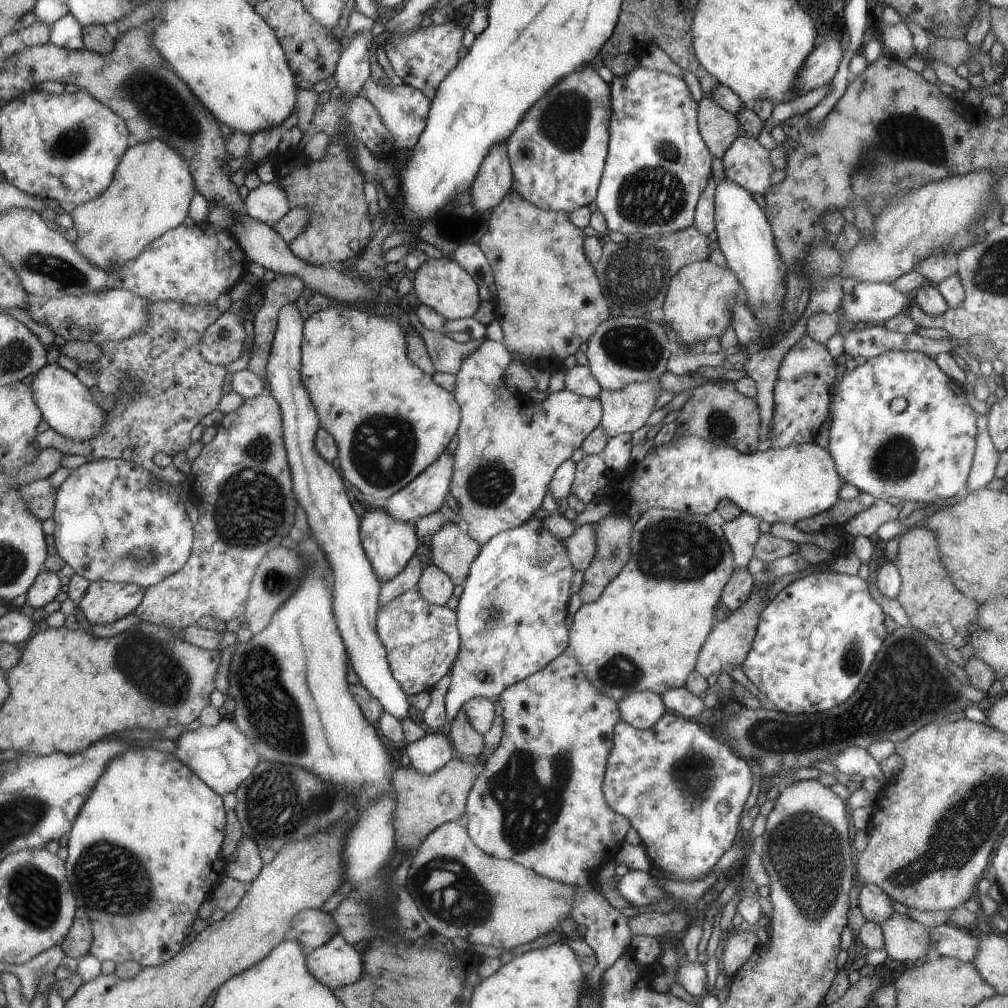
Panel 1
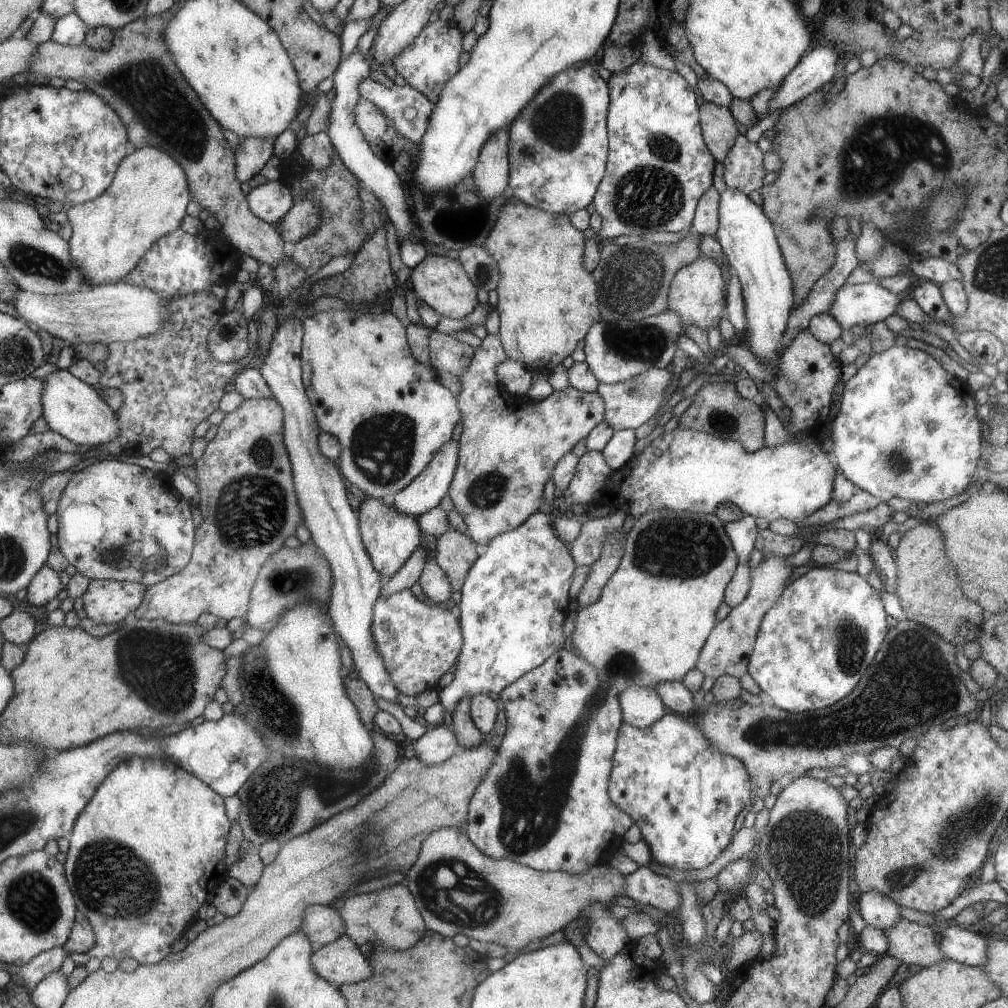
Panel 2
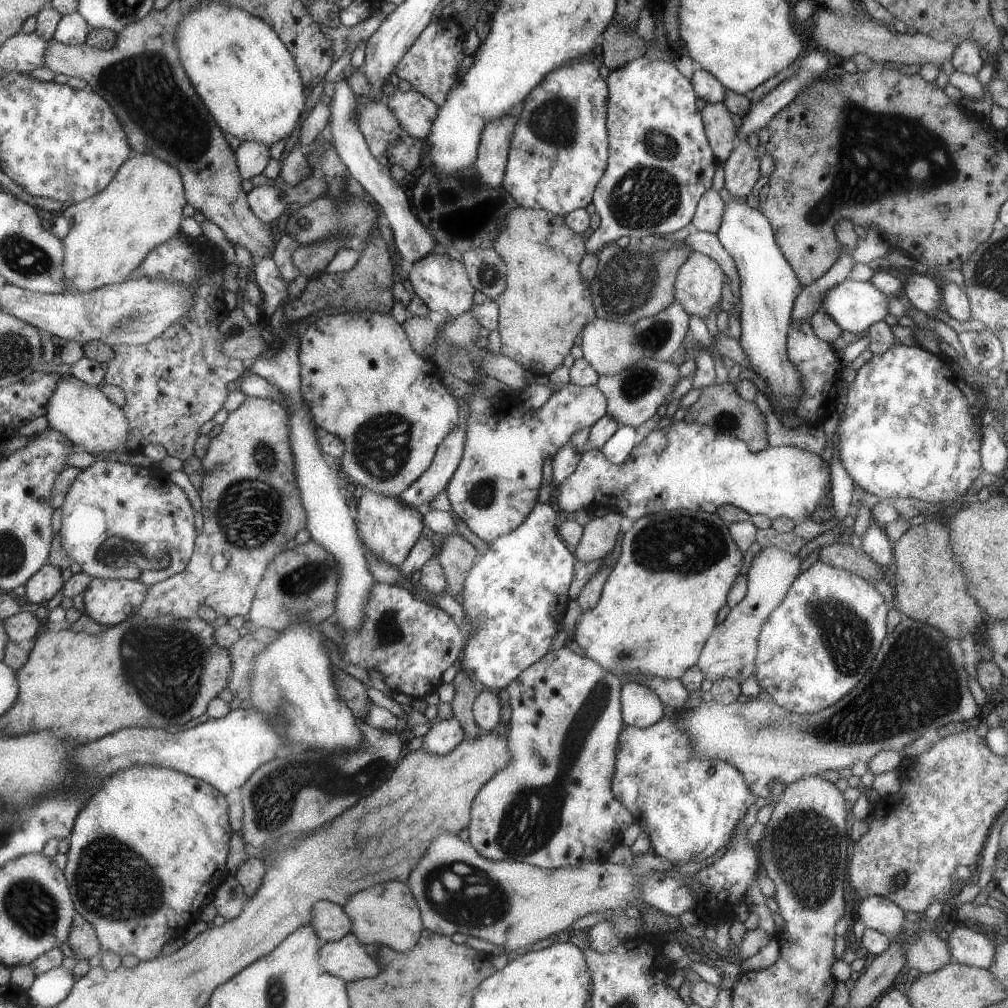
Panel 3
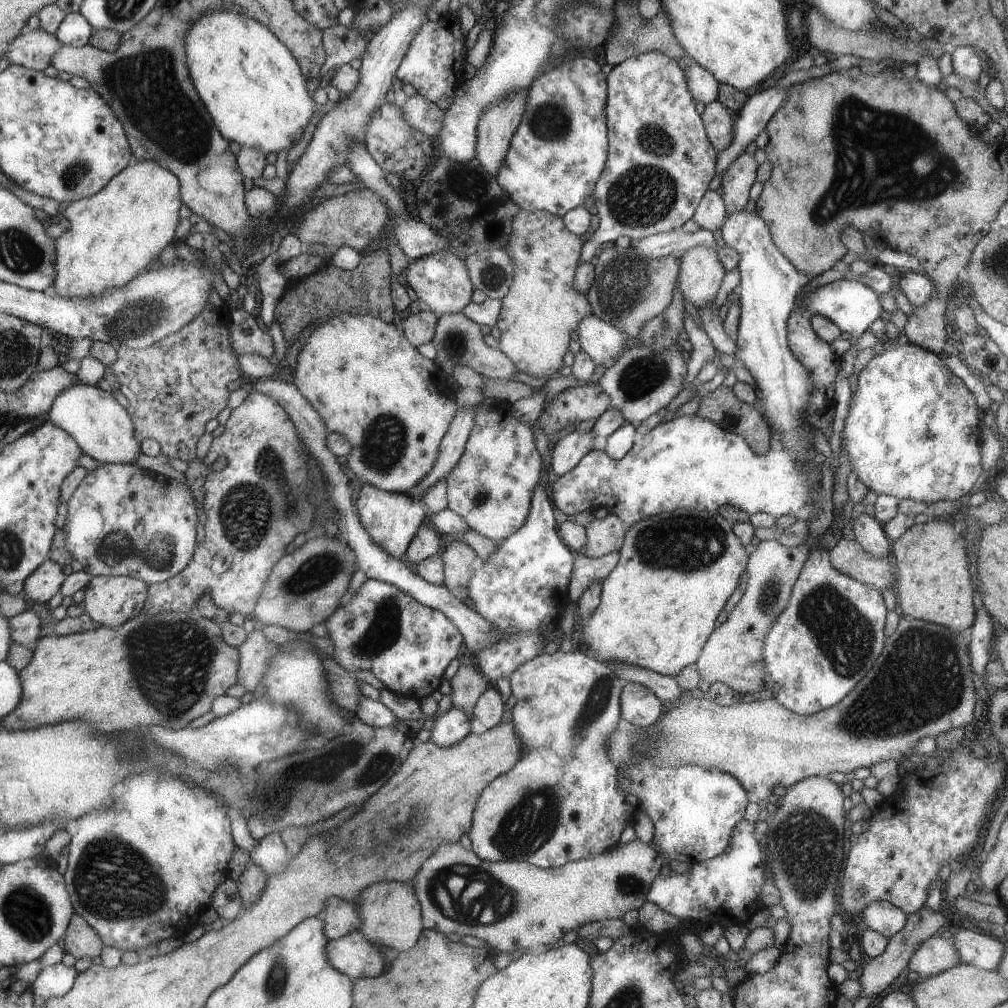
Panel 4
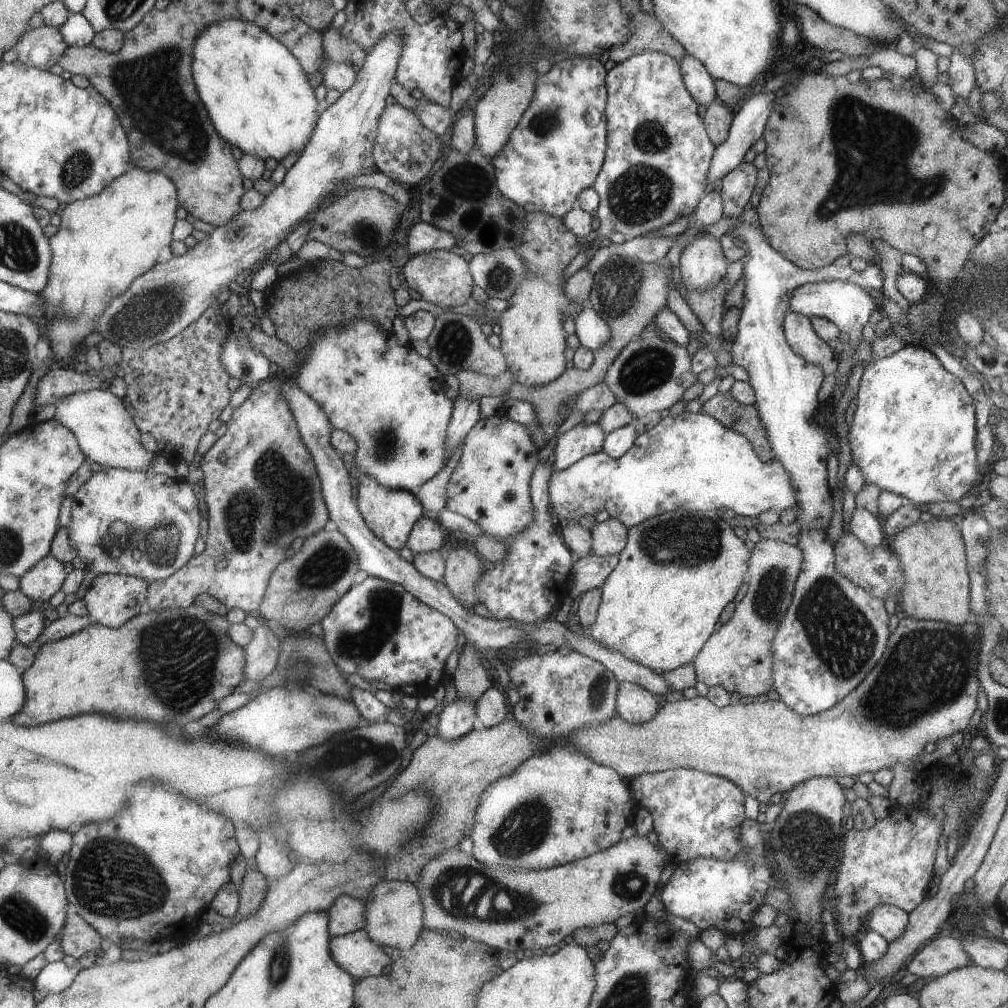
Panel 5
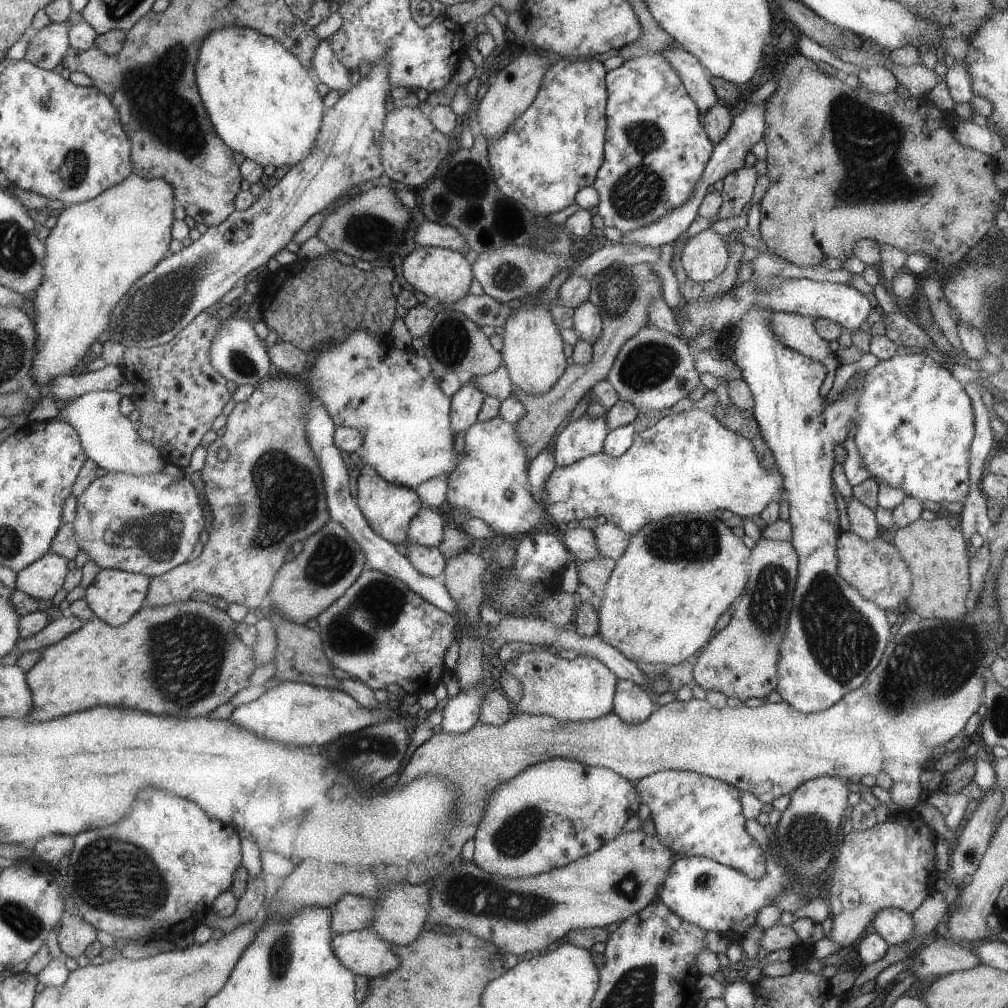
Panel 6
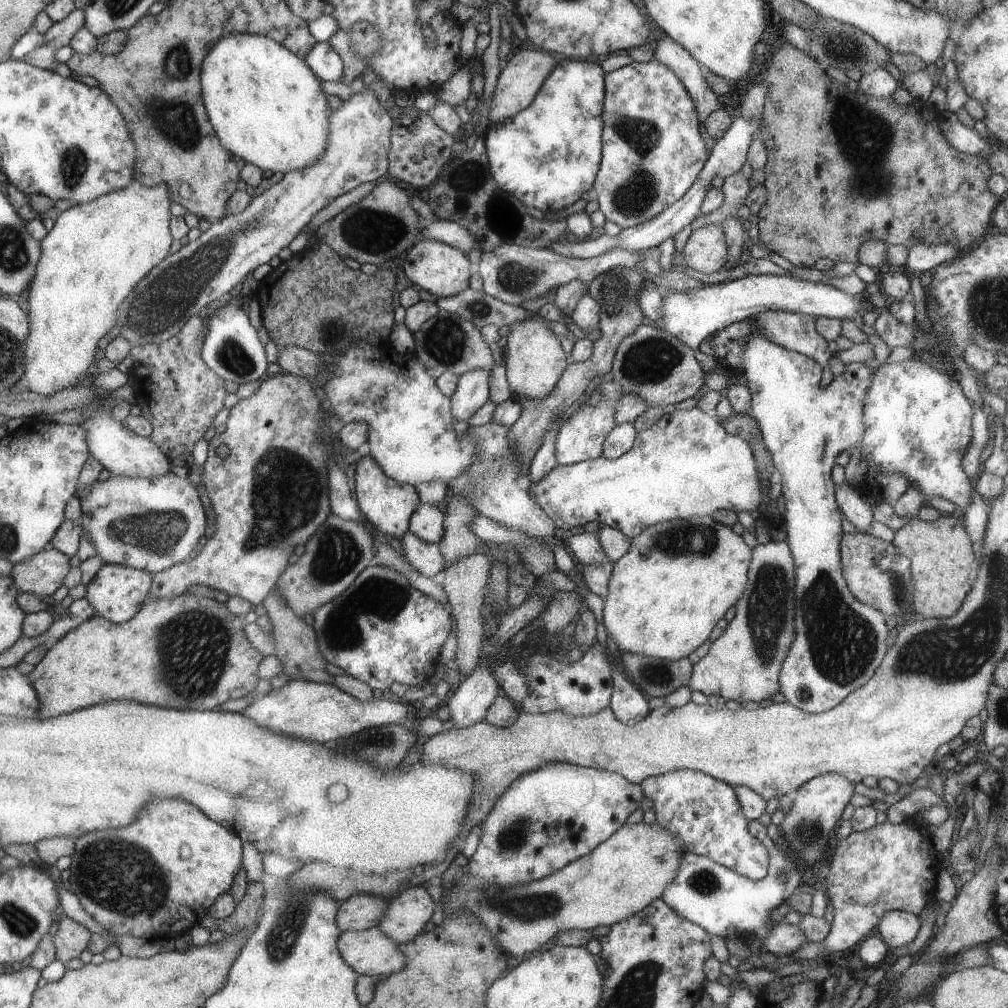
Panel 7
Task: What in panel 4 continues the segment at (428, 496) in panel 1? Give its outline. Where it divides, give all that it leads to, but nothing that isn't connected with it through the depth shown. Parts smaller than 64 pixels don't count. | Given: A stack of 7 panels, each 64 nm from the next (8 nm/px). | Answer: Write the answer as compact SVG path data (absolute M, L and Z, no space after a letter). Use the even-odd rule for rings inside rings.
M473 407L457 408L453 420L448 424L448 430L445 431L443 438L440 440L439 454L435 466L415 488L411 488L409 492L404 492L405 496L420 500L421 496L433 484L437 484L437 480L443 480L451 472L451 469L463 454L465 442L473 424Z

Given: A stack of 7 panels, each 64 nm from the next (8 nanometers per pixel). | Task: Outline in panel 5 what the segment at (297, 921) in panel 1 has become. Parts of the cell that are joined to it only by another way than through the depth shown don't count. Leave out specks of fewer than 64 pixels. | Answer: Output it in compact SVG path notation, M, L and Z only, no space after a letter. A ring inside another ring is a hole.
M340 895L325 912L331 937L363 929L367 922L364 902L347 895Z

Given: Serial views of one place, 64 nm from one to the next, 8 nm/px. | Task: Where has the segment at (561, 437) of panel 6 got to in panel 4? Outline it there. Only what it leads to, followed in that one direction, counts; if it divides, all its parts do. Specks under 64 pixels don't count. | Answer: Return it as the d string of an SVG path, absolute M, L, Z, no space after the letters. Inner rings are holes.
M573 430L563 438L558 439L549 452L554 476L564 475L565 472L575 467L580 459L592 450L591 444L594 438L591 430L584 434Z

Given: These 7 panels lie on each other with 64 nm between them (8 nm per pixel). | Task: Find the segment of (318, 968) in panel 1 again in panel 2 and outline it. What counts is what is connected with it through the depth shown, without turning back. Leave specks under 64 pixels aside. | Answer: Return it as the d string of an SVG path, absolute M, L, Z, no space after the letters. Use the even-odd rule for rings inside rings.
M347 934L315 948L312 966L318 975L339 986L367 979L373 972L366 949L358 946Z

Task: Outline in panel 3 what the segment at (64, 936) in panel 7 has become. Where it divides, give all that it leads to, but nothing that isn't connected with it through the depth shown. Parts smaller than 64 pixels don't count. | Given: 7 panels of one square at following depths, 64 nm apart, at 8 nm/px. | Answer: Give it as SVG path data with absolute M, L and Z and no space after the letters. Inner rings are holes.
M81 913L74 916L73 928L66 944L81 959L93 958L95 955L101 955L100 936L96 928Z

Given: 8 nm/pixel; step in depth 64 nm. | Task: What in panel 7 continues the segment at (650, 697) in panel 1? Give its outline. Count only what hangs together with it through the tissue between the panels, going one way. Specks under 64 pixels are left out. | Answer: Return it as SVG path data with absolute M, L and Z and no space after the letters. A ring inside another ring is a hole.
M619 672L617 676L613 676L612 684L617 684L617 688L613 688L615 692L612 693L608 707L612 709L617 720L626 725L634 725L643 720L649 712L649 698Z

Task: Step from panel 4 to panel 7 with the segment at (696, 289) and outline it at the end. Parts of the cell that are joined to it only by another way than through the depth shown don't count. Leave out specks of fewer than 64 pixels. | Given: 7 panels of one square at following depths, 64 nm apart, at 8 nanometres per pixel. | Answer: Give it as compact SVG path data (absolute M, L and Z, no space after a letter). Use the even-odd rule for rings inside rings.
M699 226L689 234L680 253L691 272L707 276L721 271L727 258L723 232L717 226Z

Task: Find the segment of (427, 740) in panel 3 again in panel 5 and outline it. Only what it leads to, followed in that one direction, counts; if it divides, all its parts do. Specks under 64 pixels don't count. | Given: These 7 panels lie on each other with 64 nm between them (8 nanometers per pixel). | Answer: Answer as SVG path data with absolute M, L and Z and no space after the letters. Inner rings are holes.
M455 698L444 707L438 708L437 736L443 740L455 740L473 728L477 716L475 703L467 698Z

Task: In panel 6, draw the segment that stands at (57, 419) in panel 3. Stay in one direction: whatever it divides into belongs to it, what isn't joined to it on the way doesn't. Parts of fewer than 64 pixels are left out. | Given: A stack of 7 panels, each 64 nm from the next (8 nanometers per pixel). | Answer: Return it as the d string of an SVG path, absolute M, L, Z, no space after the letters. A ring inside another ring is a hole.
M91 391L71 402L59 412L67 423L77 428L88 458L107 471L132 475L161 473L165 465L155 445L145 441L134 422L121 414L121 394L115 391Z

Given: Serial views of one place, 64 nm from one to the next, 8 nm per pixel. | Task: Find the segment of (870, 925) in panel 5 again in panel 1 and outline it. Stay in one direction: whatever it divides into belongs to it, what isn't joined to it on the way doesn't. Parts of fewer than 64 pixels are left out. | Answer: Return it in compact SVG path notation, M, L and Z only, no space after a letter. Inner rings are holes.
M862 884L857 894L857 907L866 921L881 926L894 913L893 902L875 884Z

